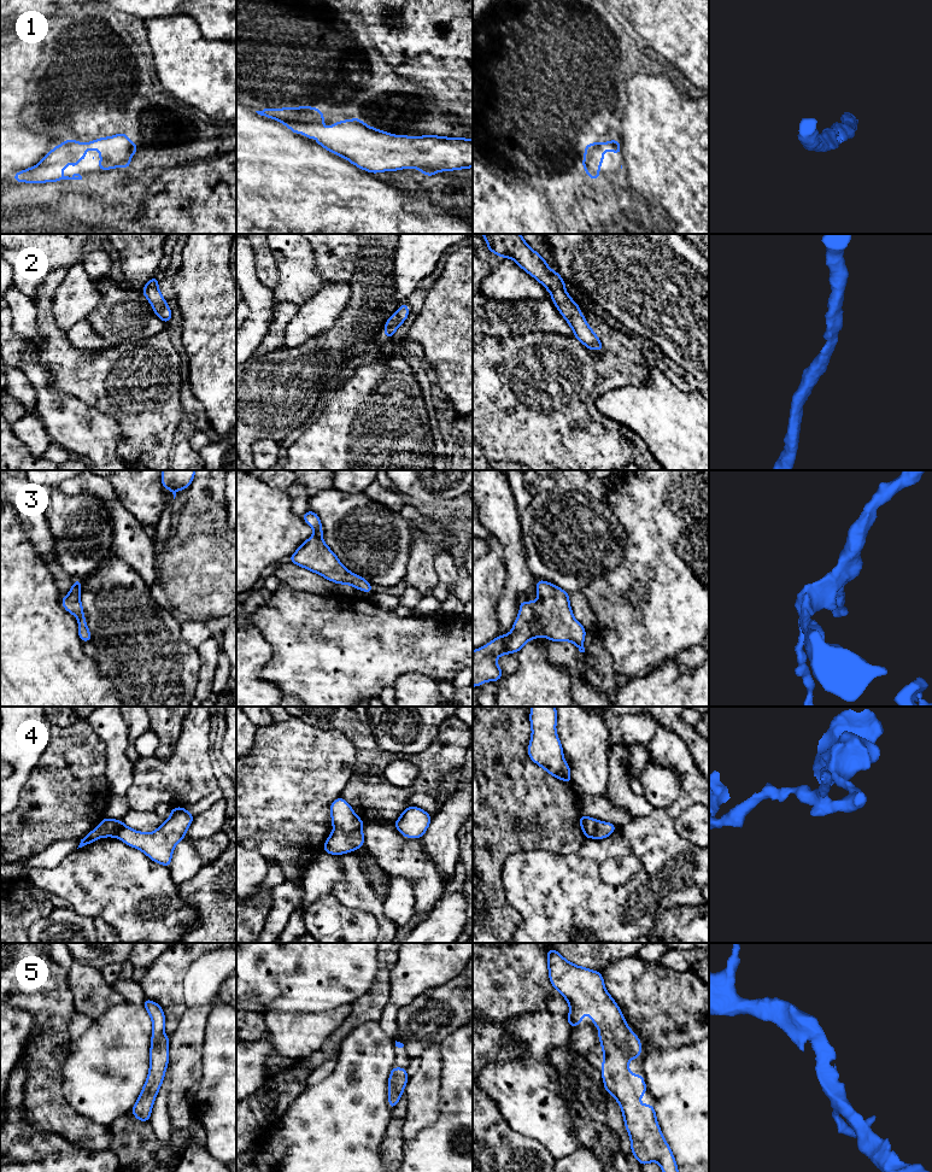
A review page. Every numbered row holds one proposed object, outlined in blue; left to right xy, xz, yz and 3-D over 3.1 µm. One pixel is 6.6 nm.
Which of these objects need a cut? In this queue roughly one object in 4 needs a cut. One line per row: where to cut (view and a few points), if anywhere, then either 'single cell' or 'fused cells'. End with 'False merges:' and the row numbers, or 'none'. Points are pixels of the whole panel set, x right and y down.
1: no cut; single cell
2: no cut; single cell
3: no cut; single cell
4: cut in xz along (334, 827), (341, 831), (359, 828); fused cells
5: no cut; single cell
False merges: 4

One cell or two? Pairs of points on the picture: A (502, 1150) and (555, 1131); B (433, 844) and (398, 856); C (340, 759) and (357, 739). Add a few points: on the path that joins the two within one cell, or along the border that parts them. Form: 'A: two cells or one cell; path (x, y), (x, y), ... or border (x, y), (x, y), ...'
A: two cells; border (508, 1125), (537, 1140), (554, 1158)
B: two cells; border (418, 839), (438, 872)
C: two cells; border (347, 738), (355, 748), (352, 772)

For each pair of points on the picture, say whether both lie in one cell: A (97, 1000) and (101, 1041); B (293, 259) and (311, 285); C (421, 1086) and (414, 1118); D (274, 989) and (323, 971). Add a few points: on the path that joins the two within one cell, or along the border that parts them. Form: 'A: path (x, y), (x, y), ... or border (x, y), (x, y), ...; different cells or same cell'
A: border (124, 1002), (112, 1005), (93, 1020); different cells
B: path (297, 265), (297, 270), (305, 279); same cell
C: path (421, 1094), (421, 1111); same cell
D: path (286, 978), (289, 974), (311, 971); same cell

